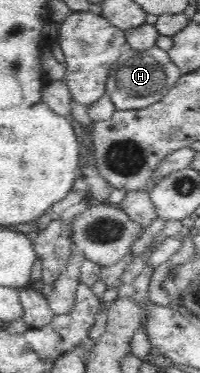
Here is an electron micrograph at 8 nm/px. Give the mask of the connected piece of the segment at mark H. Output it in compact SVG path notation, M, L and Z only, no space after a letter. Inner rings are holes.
M156 45L146 50L125 48L108 73L105 94L119 111L143 109L165 97L175 87L181 74L179 68L171 62L168 51Z

